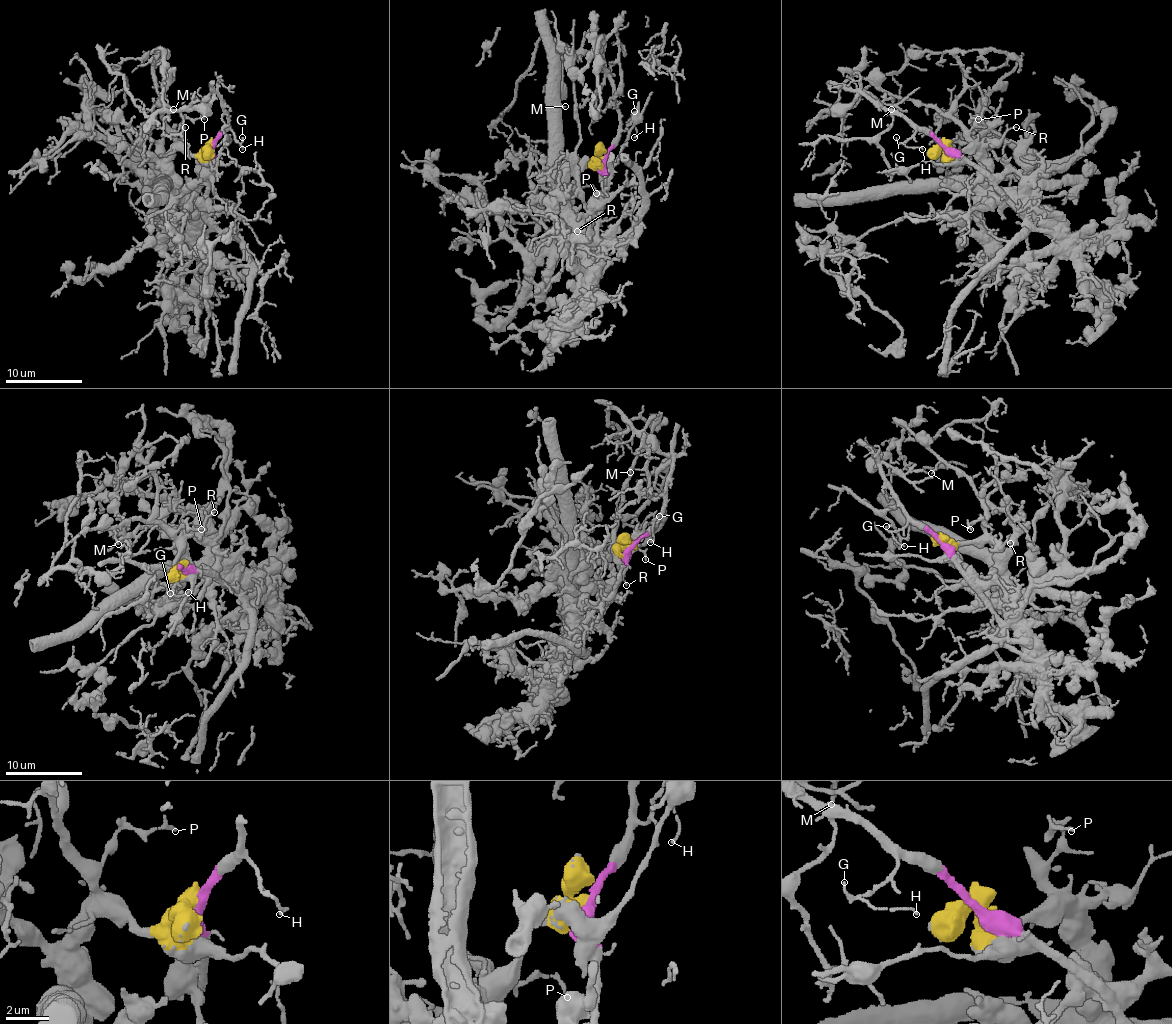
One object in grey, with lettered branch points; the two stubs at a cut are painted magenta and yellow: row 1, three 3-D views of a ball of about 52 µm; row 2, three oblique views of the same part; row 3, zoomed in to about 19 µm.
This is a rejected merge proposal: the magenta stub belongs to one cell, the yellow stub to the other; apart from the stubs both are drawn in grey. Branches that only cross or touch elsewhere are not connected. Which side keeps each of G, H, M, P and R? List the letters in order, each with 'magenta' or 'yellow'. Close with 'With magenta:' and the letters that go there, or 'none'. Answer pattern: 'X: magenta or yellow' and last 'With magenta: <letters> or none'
G: magenta
H: magenta
M: yellow
P: yellow
R: yellow
With magenta: G, H

